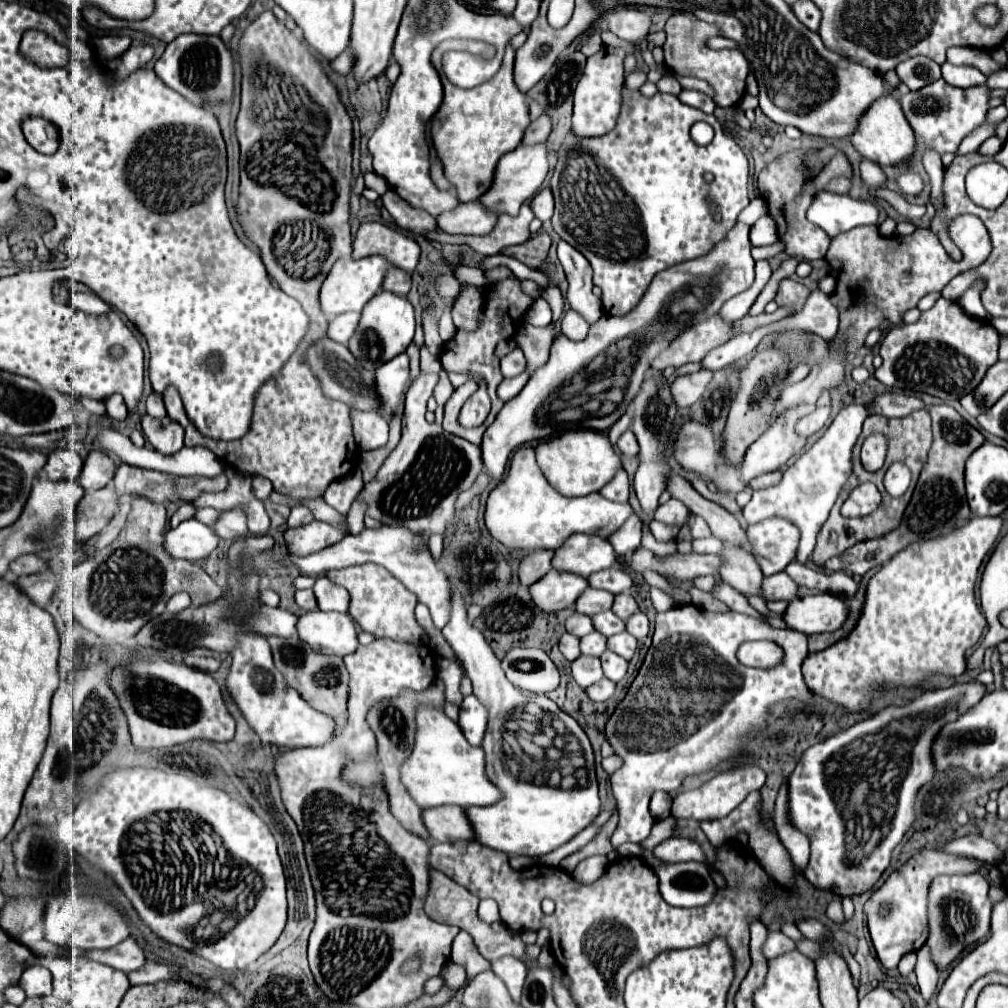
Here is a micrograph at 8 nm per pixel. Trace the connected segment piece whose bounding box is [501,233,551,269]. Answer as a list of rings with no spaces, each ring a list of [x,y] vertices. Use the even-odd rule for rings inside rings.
[[[539,233],[535,237],[531,237],[529,241],[521,243],[521,245],[513,245],[513,247],[505,247],[501,253],[507,257],[515,257],[521,263],[525,263],[531,269],[541,269],[545,265],[547,253],[551,247],[551,239],[545,233]]]

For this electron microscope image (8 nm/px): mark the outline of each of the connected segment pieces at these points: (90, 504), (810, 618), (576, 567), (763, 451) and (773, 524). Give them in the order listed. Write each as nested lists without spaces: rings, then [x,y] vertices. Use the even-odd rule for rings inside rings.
[[[111,485],[97,491],[87,491],[77,509],[77,539],[87,541],[97,535],[113,519],[117,509],[119,495]]]
[[[829,593],[793,599],[783,613],[783,621],[787,623],[787,627],[805,635],[835,631],[843,625],[845,617],[845,601]]]
[[[585,533],[569,535],[567,541],[563,541],[563,545],[555,551],[551,561],[553,569],[575,575],[579,573],[581,577],[589,577],[595,571],[615,567],[617,563],[617,553],[607,539]]]
[[[807,407],[791,409],[779,417],[747,451],[739,465],[741,481],[749,485],[751,479],[781,469],[797,451],[803,449],[805,437],[795,435],[795,423],[807,415]]]
[[[771,517],[757,525],[749,525],[745,529],[745,535],[751,543],[751,553],[765,577],[783,571],[795,559],[795,549],[799,545],[799,529],[795,529],[791,521]]]

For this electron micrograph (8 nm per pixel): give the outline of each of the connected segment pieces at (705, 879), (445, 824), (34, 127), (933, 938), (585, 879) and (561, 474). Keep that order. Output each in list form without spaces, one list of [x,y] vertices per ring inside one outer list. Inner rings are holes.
[[[645,851],[645,861],[659,879],[659,891],[663,899],[673,907],[701,907],[711,901],[717,891],[717,885],[711,879],[711,873],[705,863],[699,861],[681,861],[667,863],[657,859],[651,851]]]
[[[441,805],[423,809],[423,823],[433,841],[455,841],[473,839],[473,829],[463,809],[457,805]]]
[[[31,117],[23,123],[23,133],[27,143],[43,153],[43,155],[53,155],[59,148],[59,131],[53,123],[39,119],[39,117]]]
[[[979,873],[971,875],[937,875],[929,887],[929,935],[925,945],[929,947],[931,961],[941,973],[949,967],[963,951],[979,943],[989,935],[991,921],[991,901],[989,901],[989,883]]]
[[[605,855],[587,857],[587,859],[583,859],[583,861],[575,867],[573,877],[575,877],[577,881],[581,881],[581,883],[591,883],[591,881],[595,881],[595,879],[601,877],[601,873],[607,869],[607,863],[609,863],[609,861],[605,861]]]
[[[567,431],[551,441],[535,445],[535,455],[537,463],[551,483],[561,495],[569,497],[581,497],[587,493],[601,491],[615,473],[621,469],[621,459],[615,452],[608,436],[600,431]]]

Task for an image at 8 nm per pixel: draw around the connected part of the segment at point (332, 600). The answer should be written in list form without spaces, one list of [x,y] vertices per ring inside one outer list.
[[[327,577],[317,579],[313,593],[317,593],[317,605],[323,611],[337,611],[347,613],[349,608],[350,596],[343,587],[331,583]]]

